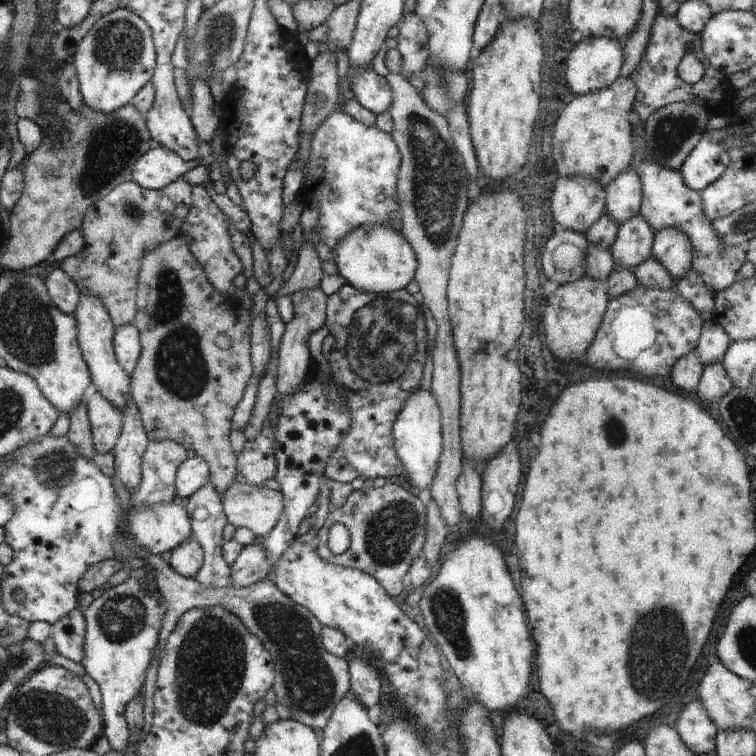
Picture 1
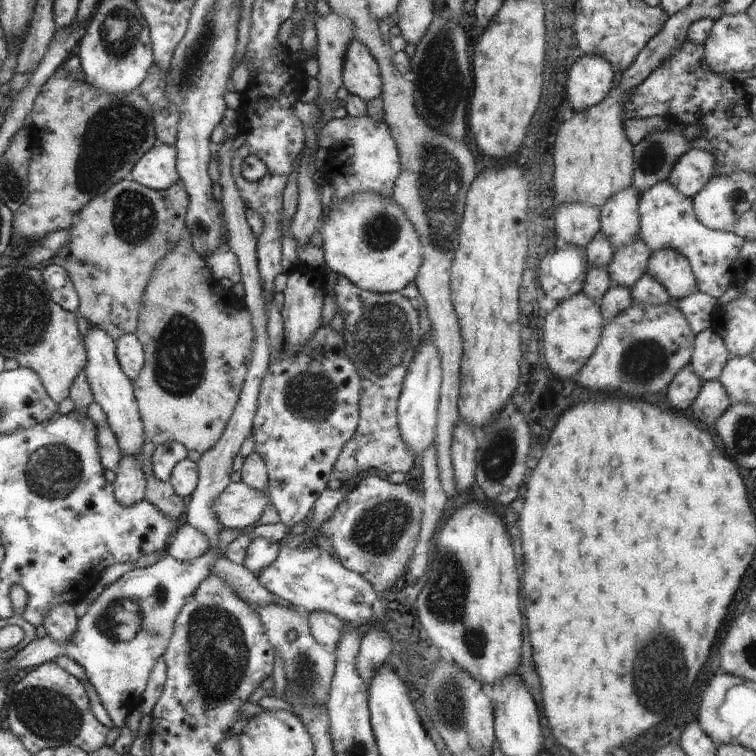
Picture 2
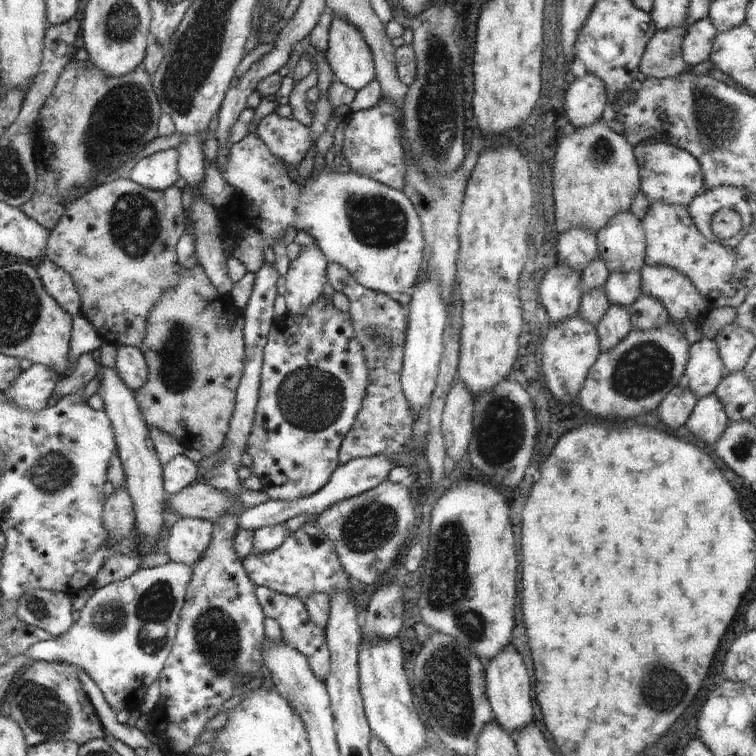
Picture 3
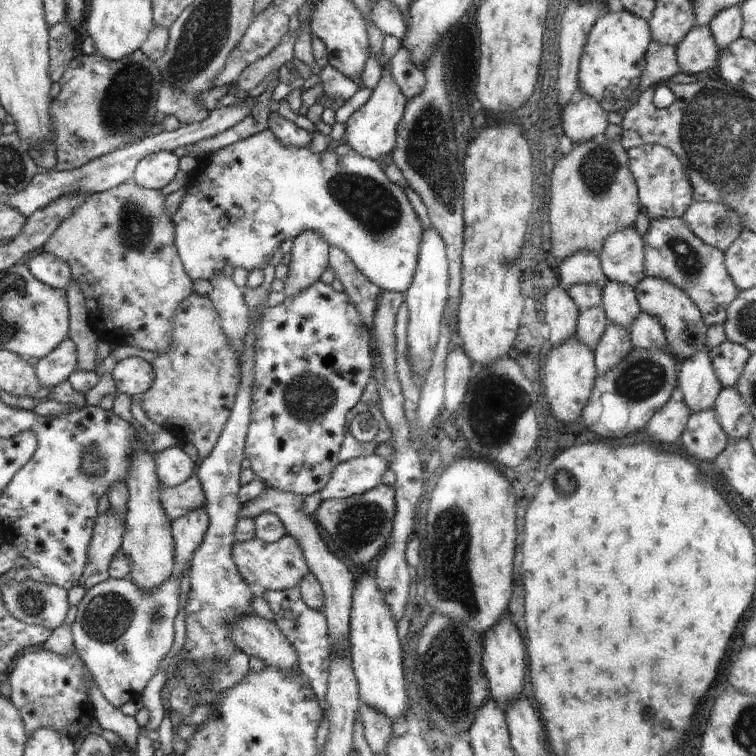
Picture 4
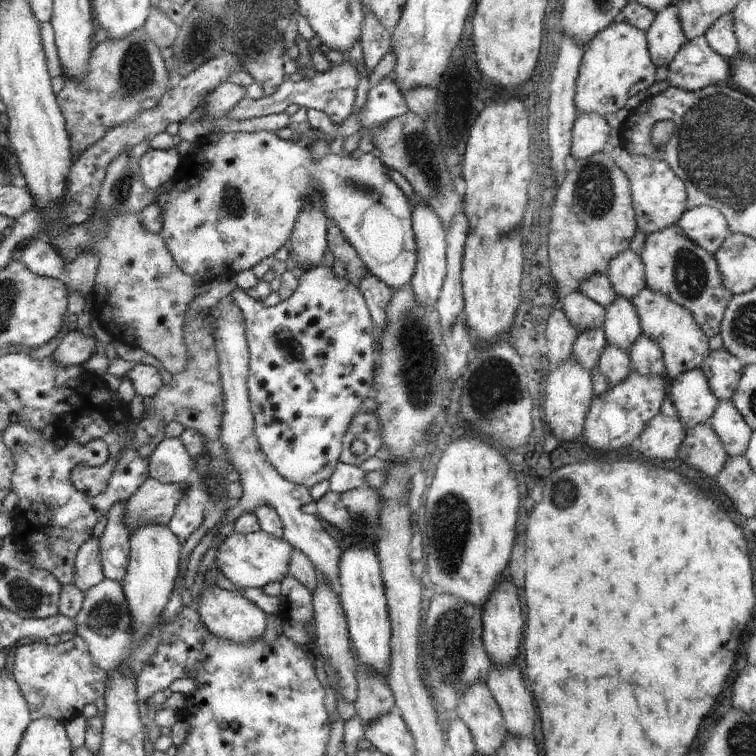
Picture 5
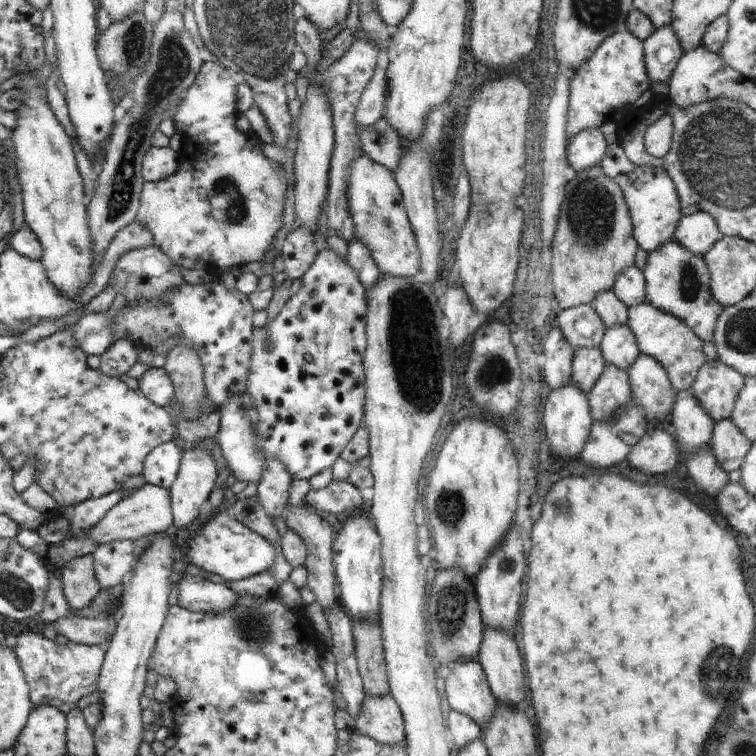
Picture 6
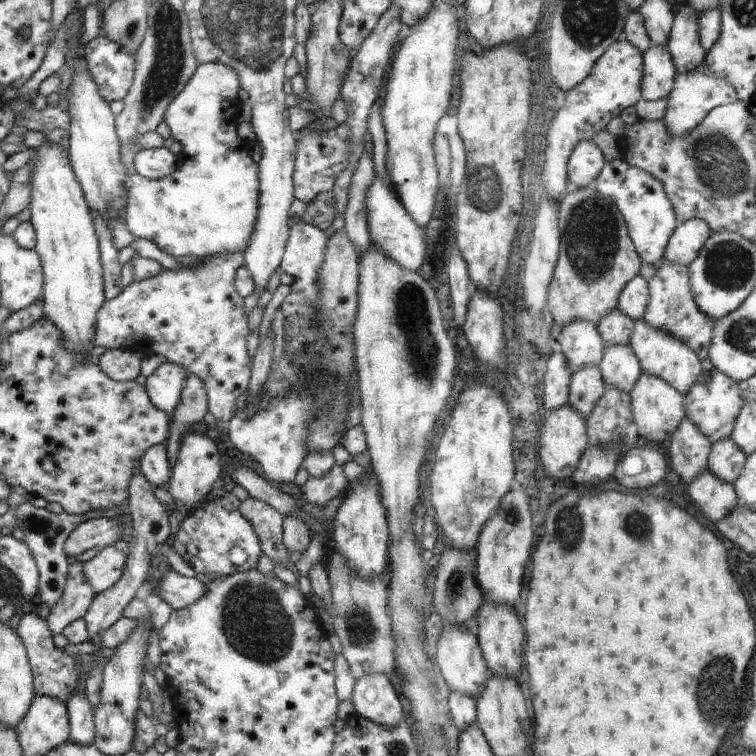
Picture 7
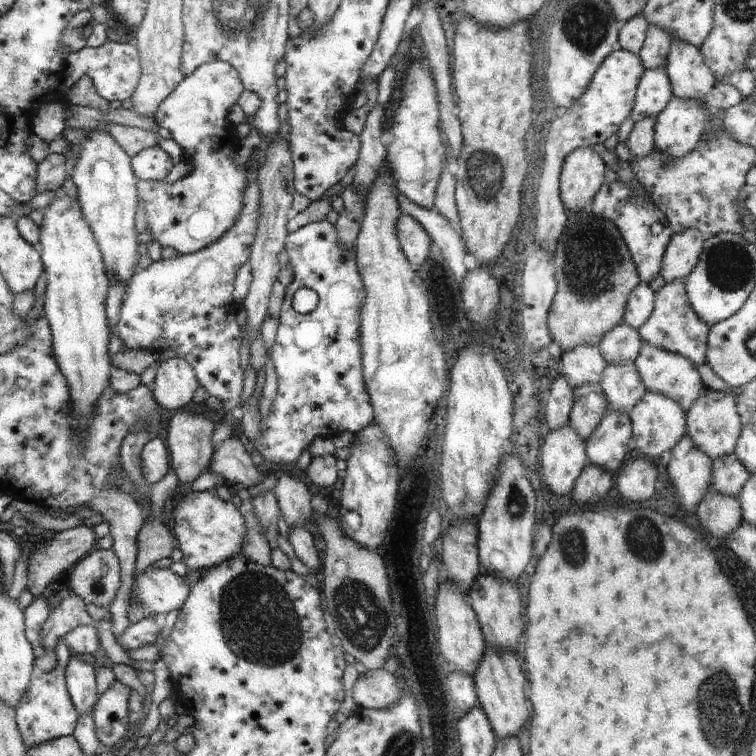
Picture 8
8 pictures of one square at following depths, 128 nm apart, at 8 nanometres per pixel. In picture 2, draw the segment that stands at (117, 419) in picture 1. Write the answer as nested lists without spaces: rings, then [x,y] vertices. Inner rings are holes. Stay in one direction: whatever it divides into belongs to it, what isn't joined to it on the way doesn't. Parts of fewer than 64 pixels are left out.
[[[92,402],[88,405],[85,414],[88,415],[99,428],[97,441],[102,466],[106,470],[116,472],[123,454],[118,446],[114,433],[109,429],[107,418],[102,407],[98,403]]]

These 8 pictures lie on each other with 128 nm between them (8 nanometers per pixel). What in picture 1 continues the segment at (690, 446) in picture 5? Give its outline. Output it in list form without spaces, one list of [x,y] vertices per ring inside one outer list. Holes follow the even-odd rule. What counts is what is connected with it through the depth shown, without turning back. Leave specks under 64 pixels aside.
[[[712,362],[712,364],[703,365],[702,376],[695,388],[694,396],[702,400],[708,408],[708,404],[714,404],[714,402],[717,404],[718,400],[732,387],[732,380],[728,378],[722,362]]]

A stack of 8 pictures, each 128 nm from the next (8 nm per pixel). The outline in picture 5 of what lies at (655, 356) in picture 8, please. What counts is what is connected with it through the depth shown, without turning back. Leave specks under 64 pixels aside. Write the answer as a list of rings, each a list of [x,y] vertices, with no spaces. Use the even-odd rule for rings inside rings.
[[[644,286],[636,296],[631,299],[638,312],[641,325],[640,331],[652,338],[652,342],[660,344],[660,350],[664,354],[665,370],[670,378],[678,378],[682,372],[700,368],[704,360],[711,352],[709,337],[702,332],[702,328],[696,324],[690,310],[676,304],[666,292],[656,292],[648,286]]]

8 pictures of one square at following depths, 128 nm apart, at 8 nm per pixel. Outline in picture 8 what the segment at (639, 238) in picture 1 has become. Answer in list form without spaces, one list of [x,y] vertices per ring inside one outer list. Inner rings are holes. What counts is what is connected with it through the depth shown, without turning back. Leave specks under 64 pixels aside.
[[[634,363],[606,366],[599,385],[605,392],[607,408],[618,412],[629,413],[646,391]]]

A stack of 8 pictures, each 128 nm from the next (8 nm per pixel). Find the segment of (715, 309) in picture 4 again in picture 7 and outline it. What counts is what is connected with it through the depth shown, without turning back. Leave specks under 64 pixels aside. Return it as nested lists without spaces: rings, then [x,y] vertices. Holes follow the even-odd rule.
[[[664,258],[657,264],[657,274],[647,280],[649,286],[649,303],[646,307],[643,320],[649,327],[668,333],[693,350],[702,361],[709,358],[708,349],[711,343],[714,320],[706,316],[697,308],[694,302],[691,286],[690,273],[687,266],[680,263],[669,263]]]

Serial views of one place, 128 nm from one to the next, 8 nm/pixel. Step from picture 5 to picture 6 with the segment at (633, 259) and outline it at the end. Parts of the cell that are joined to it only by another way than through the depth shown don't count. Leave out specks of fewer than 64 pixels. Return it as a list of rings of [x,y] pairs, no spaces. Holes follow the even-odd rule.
[[[635,265],[626,267],[617,277],[611,290],[628,308],[646,300],[645,276]]]

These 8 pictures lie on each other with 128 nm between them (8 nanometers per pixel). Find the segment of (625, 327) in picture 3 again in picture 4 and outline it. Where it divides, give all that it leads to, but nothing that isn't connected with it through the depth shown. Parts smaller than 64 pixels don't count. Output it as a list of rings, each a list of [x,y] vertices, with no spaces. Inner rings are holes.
[[[609,323],[593,352],[597,376],[614,370],[633,348],[629,332]]]

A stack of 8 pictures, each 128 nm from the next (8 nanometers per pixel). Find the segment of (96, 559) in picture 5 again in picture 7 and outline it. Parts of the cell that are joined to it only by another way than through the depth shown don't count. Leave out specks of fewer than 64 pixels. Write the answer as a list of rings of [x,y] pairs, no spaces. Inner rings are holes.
[[[72,560],[69,565],[67,581],[60,600],[53,604],[45,618],[46,624],[53,634],[62,634],[71,622],[83,618],[88,612],[95,592],[86,582],[83,575],[83,563]]]

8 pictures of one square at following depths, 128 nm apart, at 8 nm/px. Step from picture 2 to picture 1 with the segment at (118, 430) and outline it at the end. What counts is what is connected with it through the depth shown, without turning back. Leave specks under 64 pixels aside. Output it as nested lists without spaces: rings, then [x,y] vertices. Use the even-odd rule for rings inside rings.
[[[79,293],[80,298],[78,298],[78,306],[76,306],[73,318],[76,320],[76,332],[78,332],[76,340],[78,340],[82,357],[92,378],[92,389],[102,394],[108,402],[112,402],[118,410],[124,411],[130,395],[131,378],[120,368],[114,356],[112,340],[115,329],[112,320],[96,296]]]

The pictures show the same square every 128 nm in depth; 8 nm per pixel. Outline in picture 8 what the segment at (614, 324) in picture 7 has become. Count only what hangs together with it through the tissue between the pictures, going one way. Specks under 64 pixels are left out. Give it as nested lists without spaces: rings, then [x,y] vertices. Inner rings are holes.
[[[622,322],[604,335],[599,351],[608,365],[634,363],[641,351],[639,330]]]

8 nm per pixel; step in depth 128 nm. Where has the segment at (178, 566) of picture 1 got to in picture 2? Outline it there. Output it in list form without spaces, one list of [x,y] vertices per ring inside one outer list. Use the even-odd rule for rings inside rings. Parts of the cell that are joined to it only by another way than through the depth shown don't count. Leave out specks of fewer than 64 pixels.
[[[182,521],[171,532],[166,554],[180,562],[186,562],[200,556],[209,549],[205,534],[195,526]]]

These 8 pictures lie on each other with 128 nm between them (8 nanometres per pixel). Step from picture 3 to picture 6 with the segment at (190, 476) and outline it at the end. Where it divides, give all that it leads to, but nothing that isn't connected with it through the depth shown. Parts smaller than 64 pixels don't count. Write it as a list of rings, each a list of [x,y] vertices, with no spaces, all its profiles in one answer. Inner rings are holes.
[[[179,439],[153,448],[143,460],[141,475],[147,484],[169,489],[175,483],[182,453]]]

